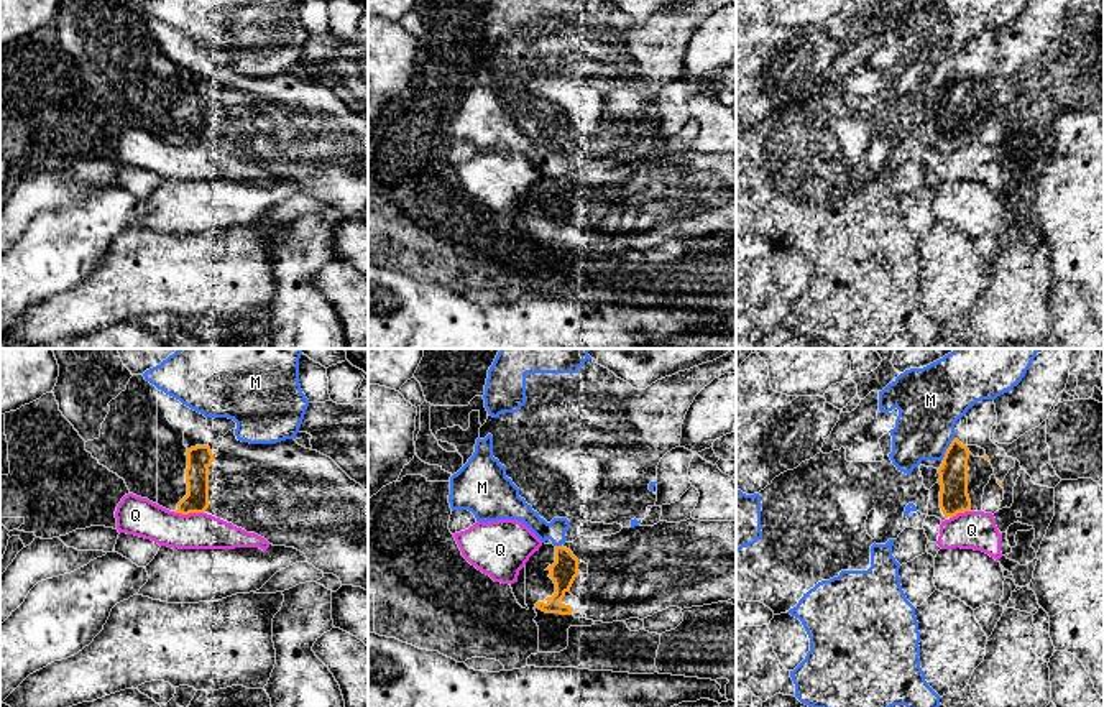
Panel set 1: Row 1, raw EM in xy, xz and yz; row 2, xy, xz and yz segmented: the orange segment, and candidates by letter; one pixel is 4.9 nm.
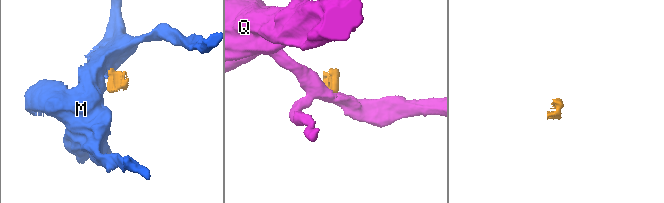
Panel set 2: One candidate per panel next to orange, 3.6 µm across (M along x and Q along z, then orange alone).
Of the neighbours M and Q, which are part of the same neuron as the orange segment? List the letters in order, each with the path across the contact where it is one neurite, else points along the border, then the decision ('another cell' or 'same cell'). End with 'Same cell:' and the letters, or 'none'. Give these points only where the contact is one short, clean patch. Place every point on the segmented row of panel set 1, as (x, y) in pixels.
M: another cell
Q: along xy (176, 512), (202, 513) | another cell
Same cell: none

